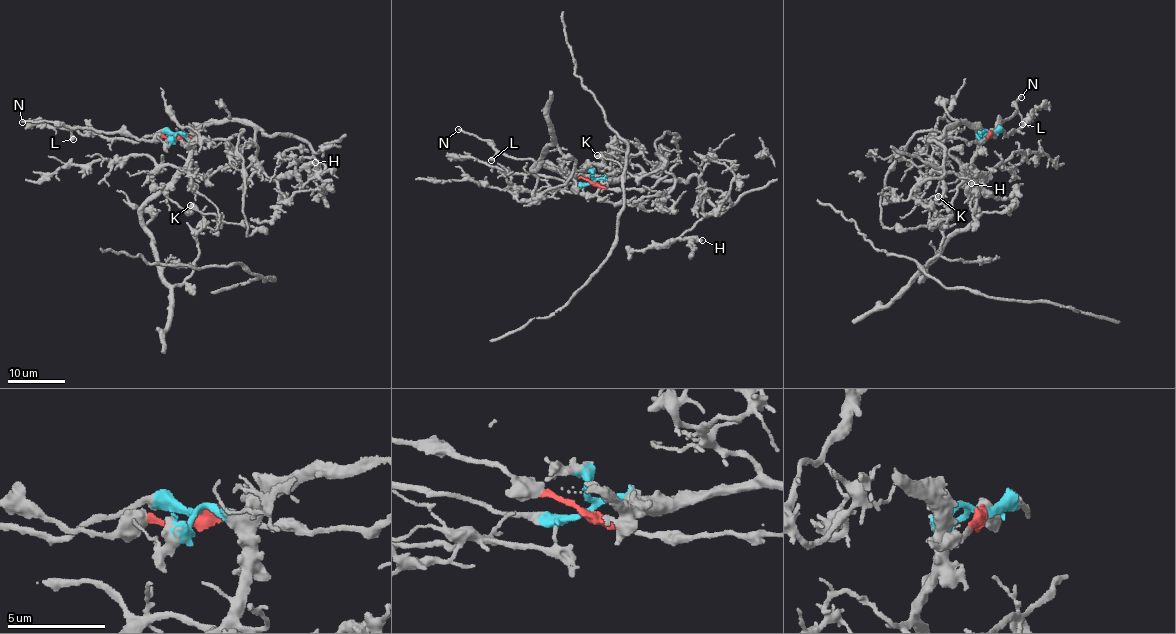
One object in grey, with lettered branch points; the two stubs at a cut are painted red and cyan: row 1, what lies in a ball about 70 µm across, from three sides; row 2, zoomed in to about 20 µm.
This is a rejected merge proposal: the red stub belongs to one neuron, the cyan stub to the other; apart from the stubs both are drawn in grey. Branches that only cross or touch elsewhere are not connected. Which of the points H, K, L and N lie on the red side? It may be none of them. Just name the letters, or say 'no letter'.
K, L, N

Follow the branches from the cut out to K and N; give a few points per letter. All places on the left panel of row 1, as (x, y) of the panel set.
K: (176, 134), (229, 140), (243, 130), (236, 146), (242, 160), (246, 235), (263, 231), (200, 213), (189, 205)
N: (176, 134), (148, 140), (118, 132), (70, 127), (54, 121), (21, 121)

